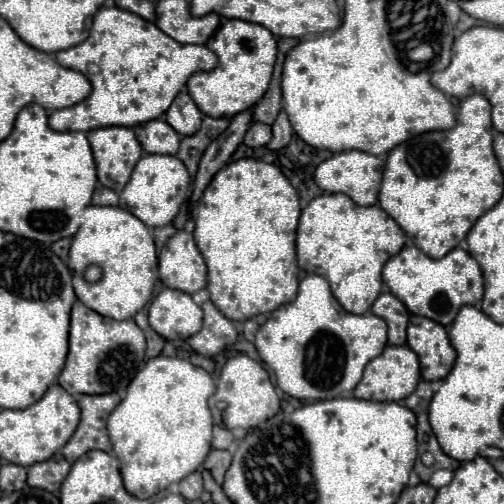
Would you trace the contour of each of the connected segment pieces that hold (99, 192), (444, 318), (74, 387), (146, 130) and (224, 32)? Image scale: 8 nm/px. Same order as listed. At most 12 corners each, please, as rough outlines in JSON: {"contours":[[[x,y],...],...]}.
{"contours":[[[98,186],[92,196],[96,206],[116,206],[118,194]],[[404,246],[382,280],[412,314],[452,324],[484,294],[462,248]],[[80,300],[58,382],[124,398],[144,366],[144,334]],[[166,120],[134,126],[148,154],[176,154],[178,132]],[[226,20],[206,46],[210,72],[188,80],[208,116],[232,118],[268,90],[277,38]]]}

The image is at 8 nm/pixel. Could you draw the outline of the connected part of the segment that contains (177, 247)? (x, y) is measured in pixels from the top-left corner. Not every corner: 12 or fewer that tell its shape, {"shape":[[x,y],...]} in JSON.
{"shape":[[190,232],[160,252],[164,286],[194,294],[206,286],[206,262]]}

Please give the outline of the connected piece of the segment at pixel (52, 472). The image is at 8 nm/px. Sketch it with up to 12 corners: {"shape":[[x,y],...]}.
{"shape":[[54,454],[28,468],[28,486],[58,494],[70,472],[68,460]]}

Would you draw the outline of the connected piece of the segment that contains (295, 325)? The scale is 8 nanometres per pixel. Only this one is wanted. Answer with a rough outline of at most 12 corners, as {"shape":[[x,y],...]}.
{"shape":[[308,274],[256,334],[282,392],[352,392],[386,324]]}

